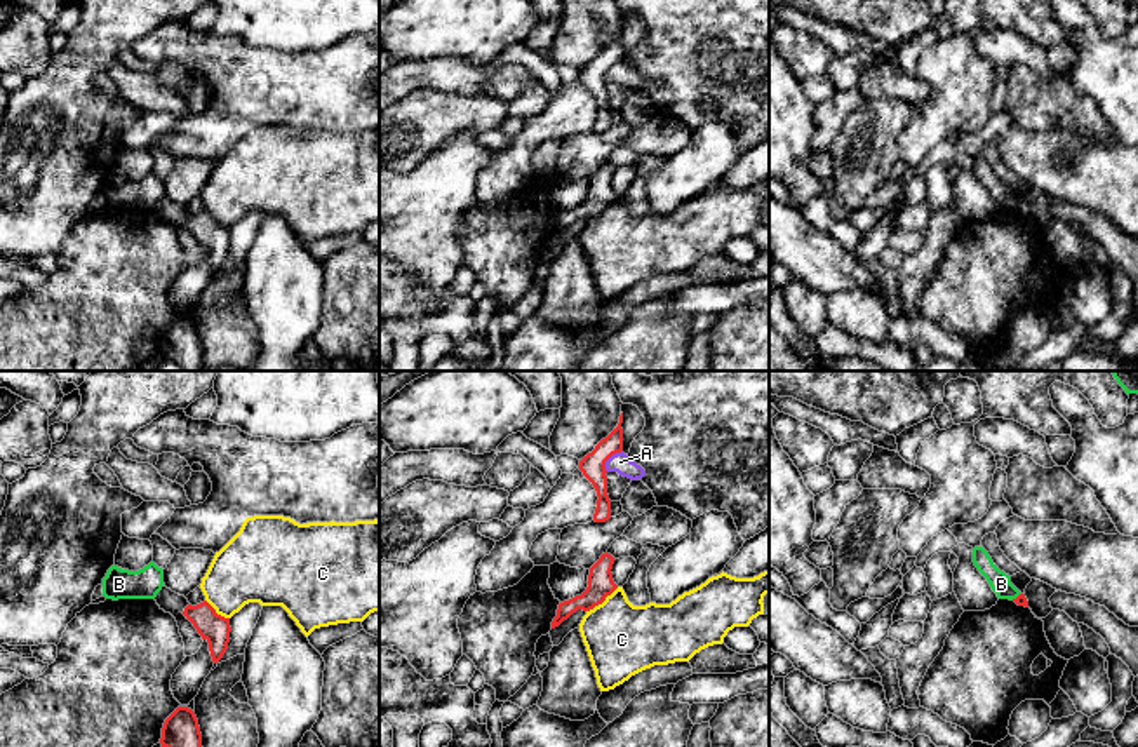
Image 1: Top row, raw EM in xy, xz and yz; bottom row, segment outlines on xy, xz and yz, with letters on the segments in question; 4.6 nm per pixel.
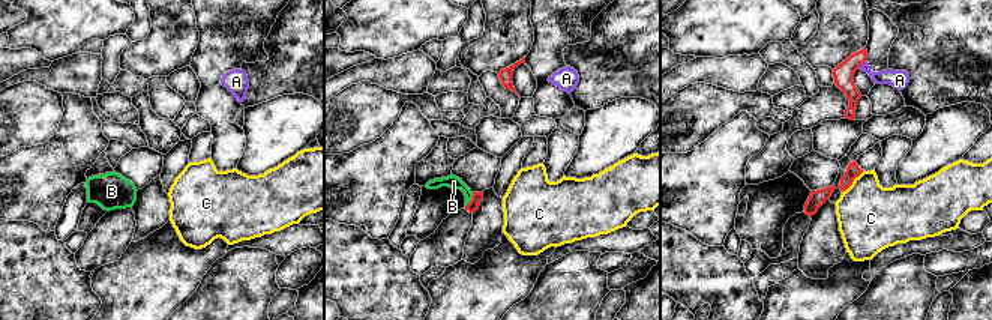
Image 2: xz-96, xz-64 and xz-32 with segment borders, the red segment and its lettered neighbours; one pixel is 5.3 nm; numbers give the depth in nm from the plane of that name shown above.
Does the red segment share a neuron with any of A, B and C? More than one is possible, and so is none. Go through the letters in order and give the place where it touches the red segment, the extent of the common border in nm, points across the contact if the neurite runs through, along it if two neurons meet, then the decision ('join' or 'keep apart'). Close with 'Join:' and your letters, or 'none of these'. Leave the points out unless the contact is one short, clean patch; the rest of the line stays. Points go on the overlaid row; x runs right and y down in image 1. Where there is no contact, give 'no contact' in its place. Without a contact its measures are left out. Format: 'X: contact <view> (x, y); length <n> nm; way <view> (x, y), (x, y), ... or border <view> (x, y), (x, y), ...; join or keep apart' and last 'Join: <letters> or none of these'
A: contact xz (609, 457); length 130 nm; keep apart
B: contact yz (1017, 598); length 60 nm; border yz (1020, 592), (1011, 599); keep apart
C: contact xz (602, 601); length 190 nm; keep apart
Join: none of these

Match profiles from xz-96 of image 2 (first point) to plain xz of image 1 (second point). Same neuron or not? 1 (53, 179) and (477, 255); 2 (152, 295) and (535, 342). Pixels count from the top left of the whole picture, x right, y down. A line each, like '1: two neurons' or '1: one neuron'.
1: two neurons
2: one neuron

